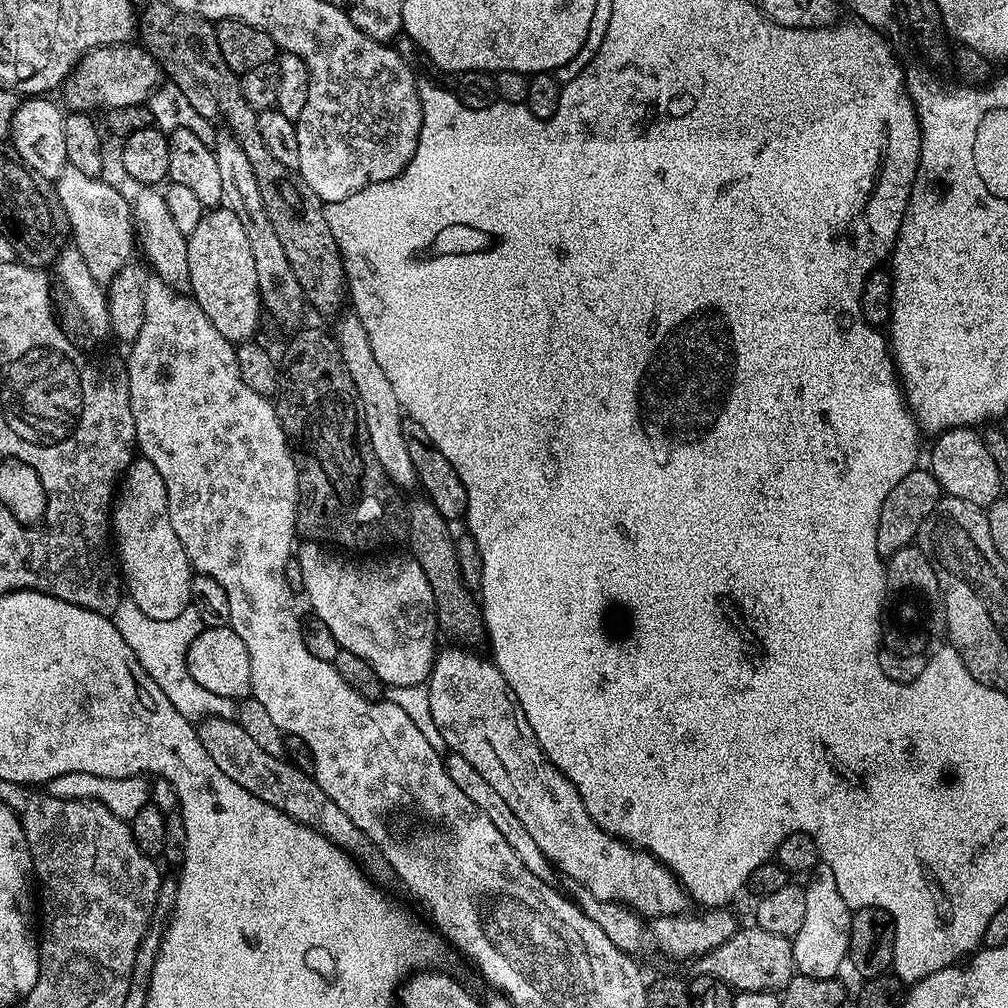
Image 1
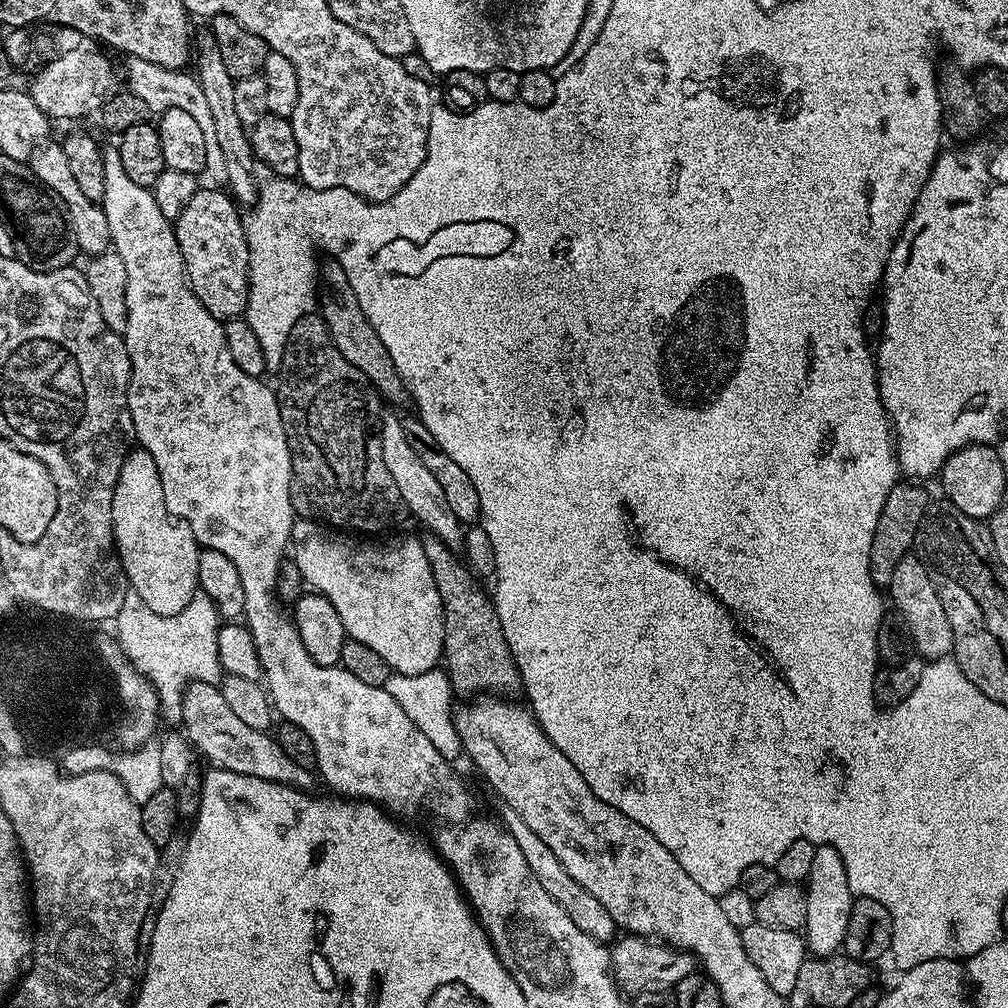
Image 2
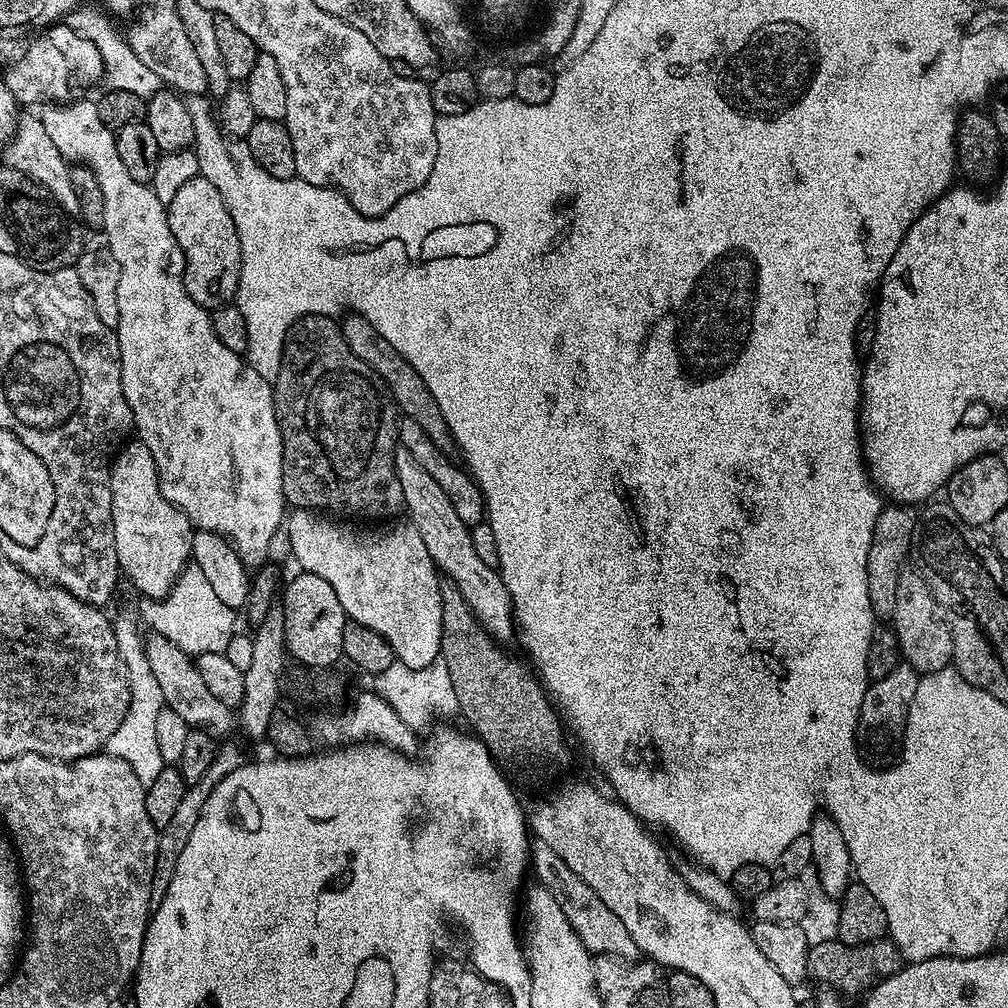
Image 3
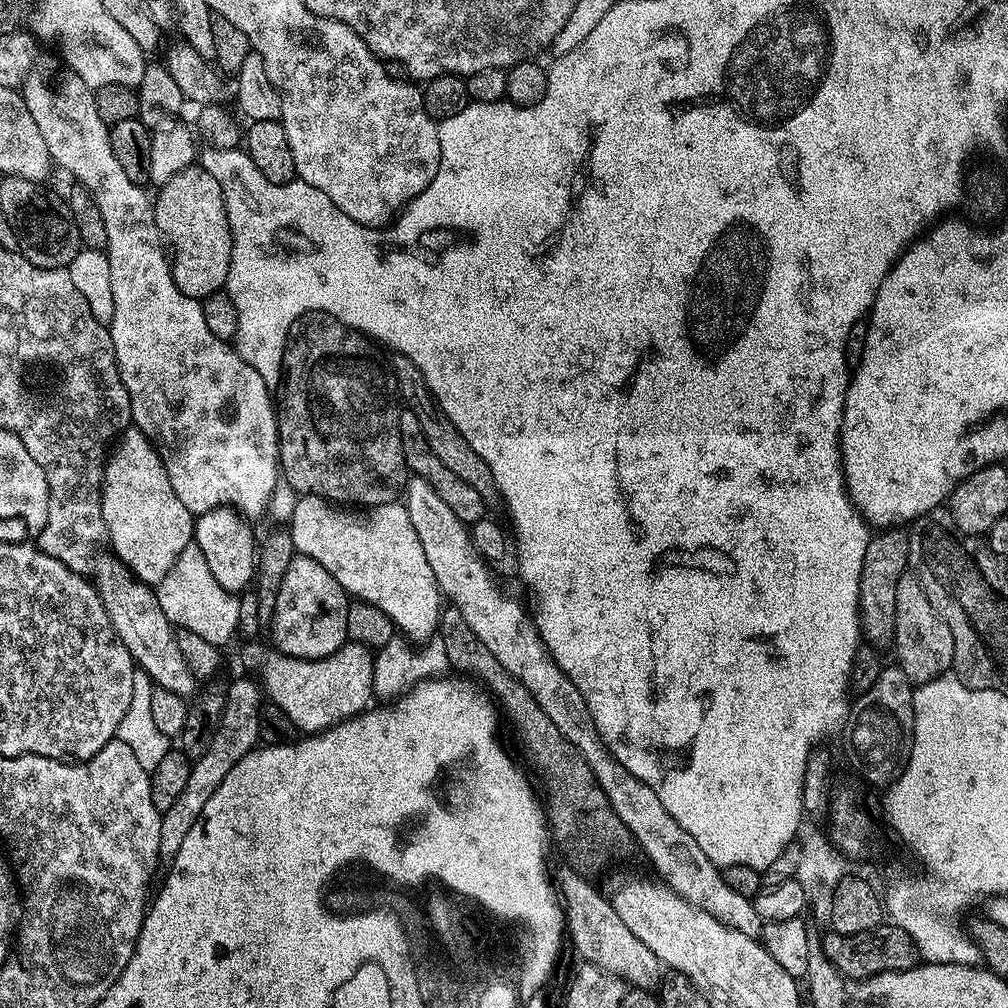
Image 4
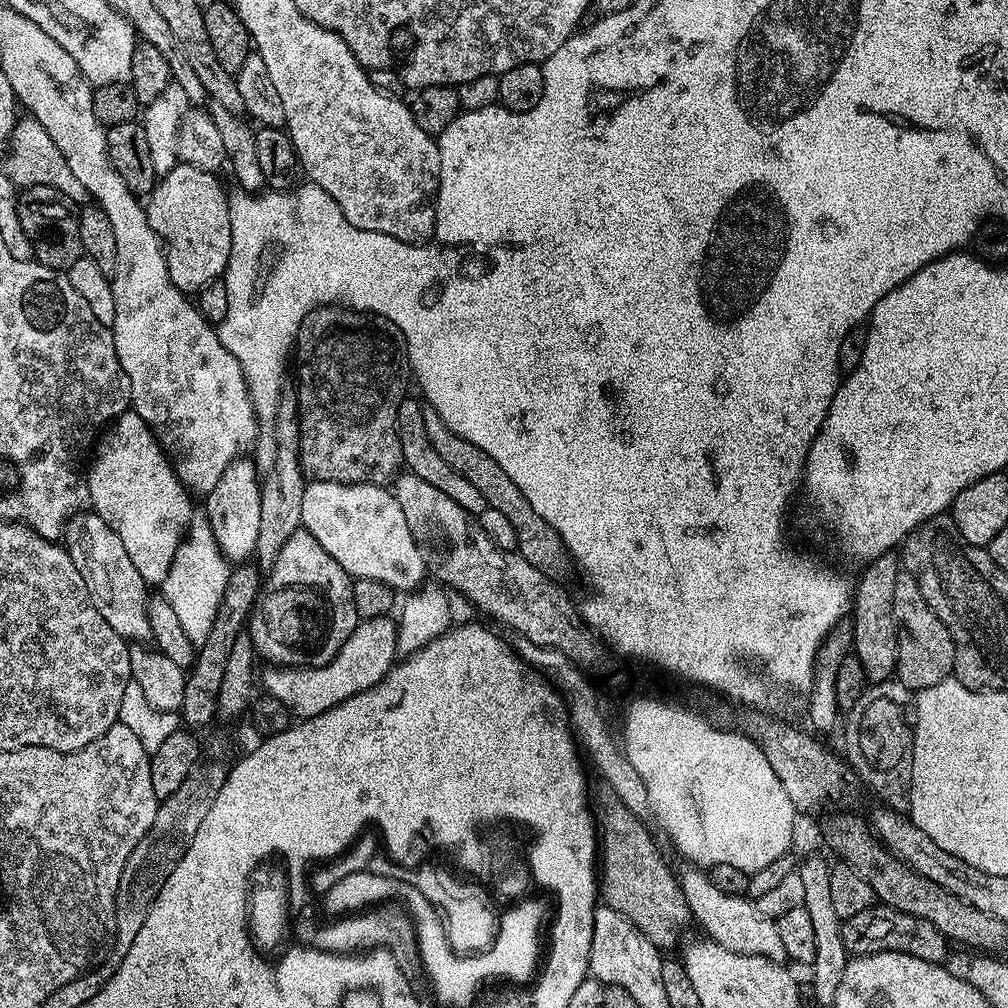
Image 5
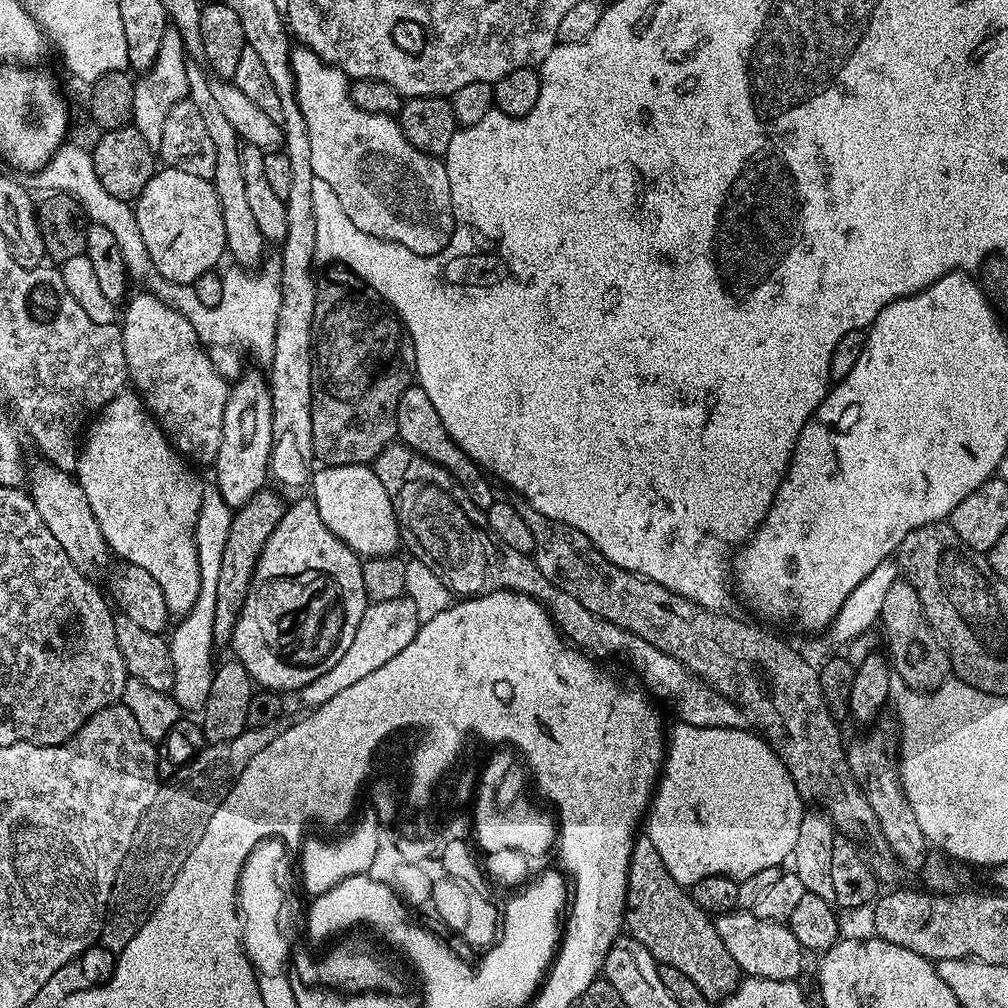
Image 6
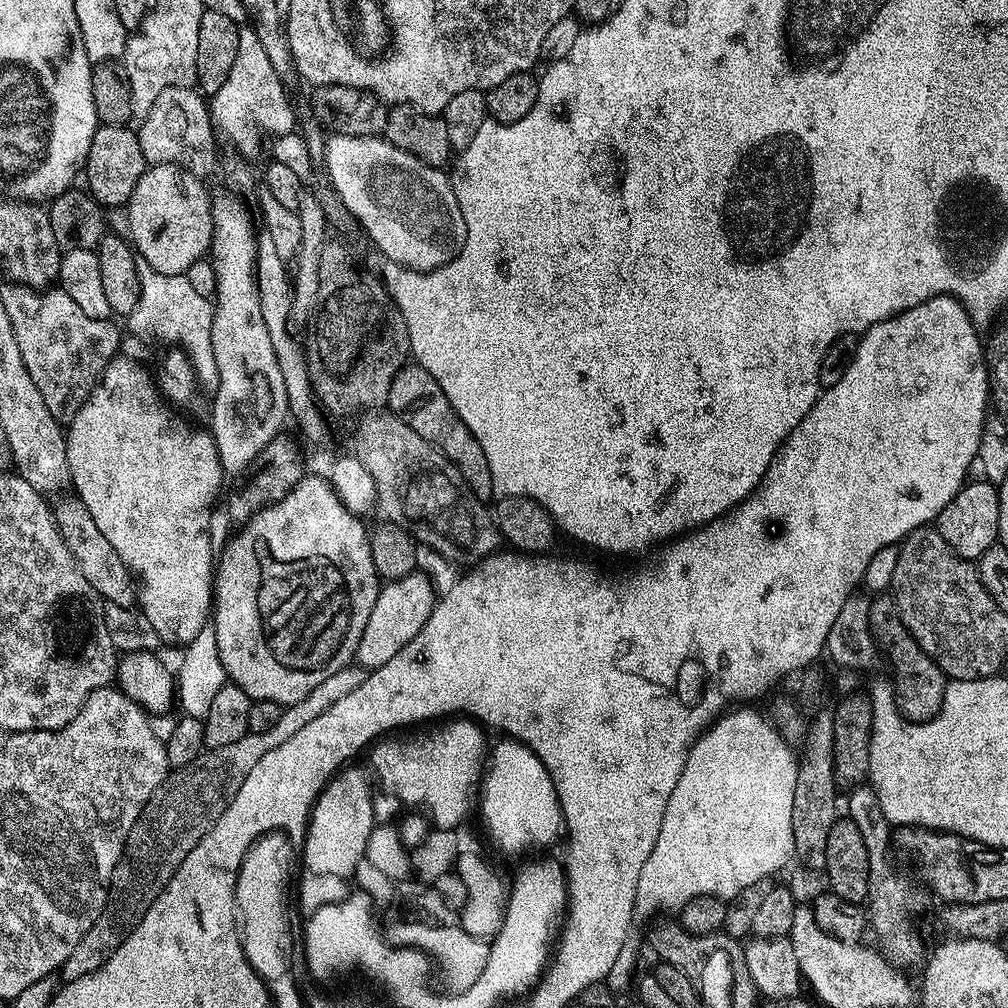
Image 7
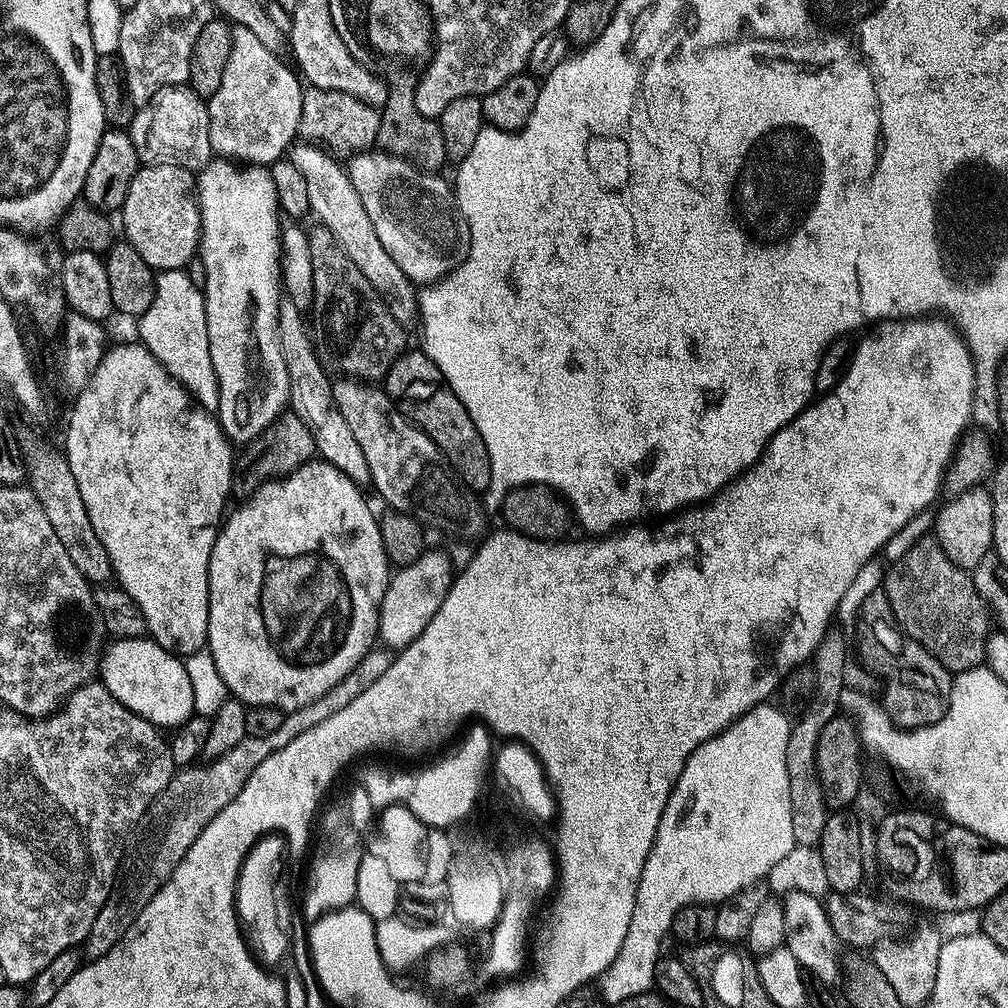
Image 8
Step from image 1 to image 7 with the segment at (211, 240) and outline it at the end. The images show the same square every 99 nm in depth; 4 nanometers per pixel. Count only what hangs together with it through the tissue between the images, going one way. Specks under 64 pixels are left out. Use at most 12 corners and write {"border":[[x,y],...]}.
{"border":[[144,169],[128,199],[137,257],[182,276],[212,246],[205,181]]}

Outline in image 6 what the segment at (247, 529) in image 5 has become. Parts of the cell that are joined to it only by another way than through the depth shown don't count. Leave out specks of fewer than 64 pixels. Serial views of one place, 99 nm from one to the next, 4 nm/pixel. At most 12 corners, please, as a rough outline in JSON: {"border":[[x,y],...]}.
{"border":[[248,372],[228,390],[214,487],[238,510],[265,487],[271,390]]}

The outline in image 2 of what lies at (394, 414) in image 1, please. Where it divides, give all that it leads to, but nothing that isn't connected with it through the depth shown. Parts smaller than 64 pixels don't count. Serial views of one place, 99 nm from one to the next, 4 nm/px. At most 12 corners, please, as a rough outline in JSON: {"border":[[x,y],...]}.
{"border":[[403,419],[378,424],[382,462],[407,515],[446,545],[465,529],[414,454]]}

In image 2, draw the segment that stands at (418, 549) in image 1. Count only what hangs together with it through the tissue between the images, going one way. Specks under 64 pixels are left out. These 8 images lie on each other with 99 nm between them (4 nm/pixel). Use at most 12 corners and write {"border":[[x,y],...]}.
{"border":[[437,536],[423,537],[457,697],[519,693],[493,601]]}

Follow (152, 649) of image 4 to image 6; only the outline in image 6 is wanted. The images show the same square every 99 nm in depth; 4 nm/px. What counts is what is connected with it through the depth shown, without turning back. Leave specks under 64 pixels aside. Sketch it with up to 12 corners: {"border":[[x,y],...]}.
{"border":[[31,465],[46,530],[85,576],[110,549],[72,472]]}

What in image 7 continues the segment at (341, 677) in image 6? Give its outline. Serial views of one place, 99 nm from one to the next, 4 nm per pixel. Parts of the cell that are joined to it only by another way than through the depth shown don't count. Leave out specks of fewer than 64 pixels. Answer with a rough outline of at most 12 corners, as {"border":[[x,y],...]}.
{"border":[[425,573],[385,583],[356,651],[381,668],[422,630],[437,599]]}

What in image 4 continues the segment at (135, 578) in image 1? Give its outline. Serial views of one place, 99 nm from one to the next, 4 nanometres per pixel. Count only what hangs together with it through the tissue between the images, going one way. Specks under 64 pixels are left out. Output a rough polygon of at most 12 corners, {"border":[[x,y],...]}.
{"border":[[140,428],[119,433],[100,497],[111,551],[160,584],[193,543]]}

